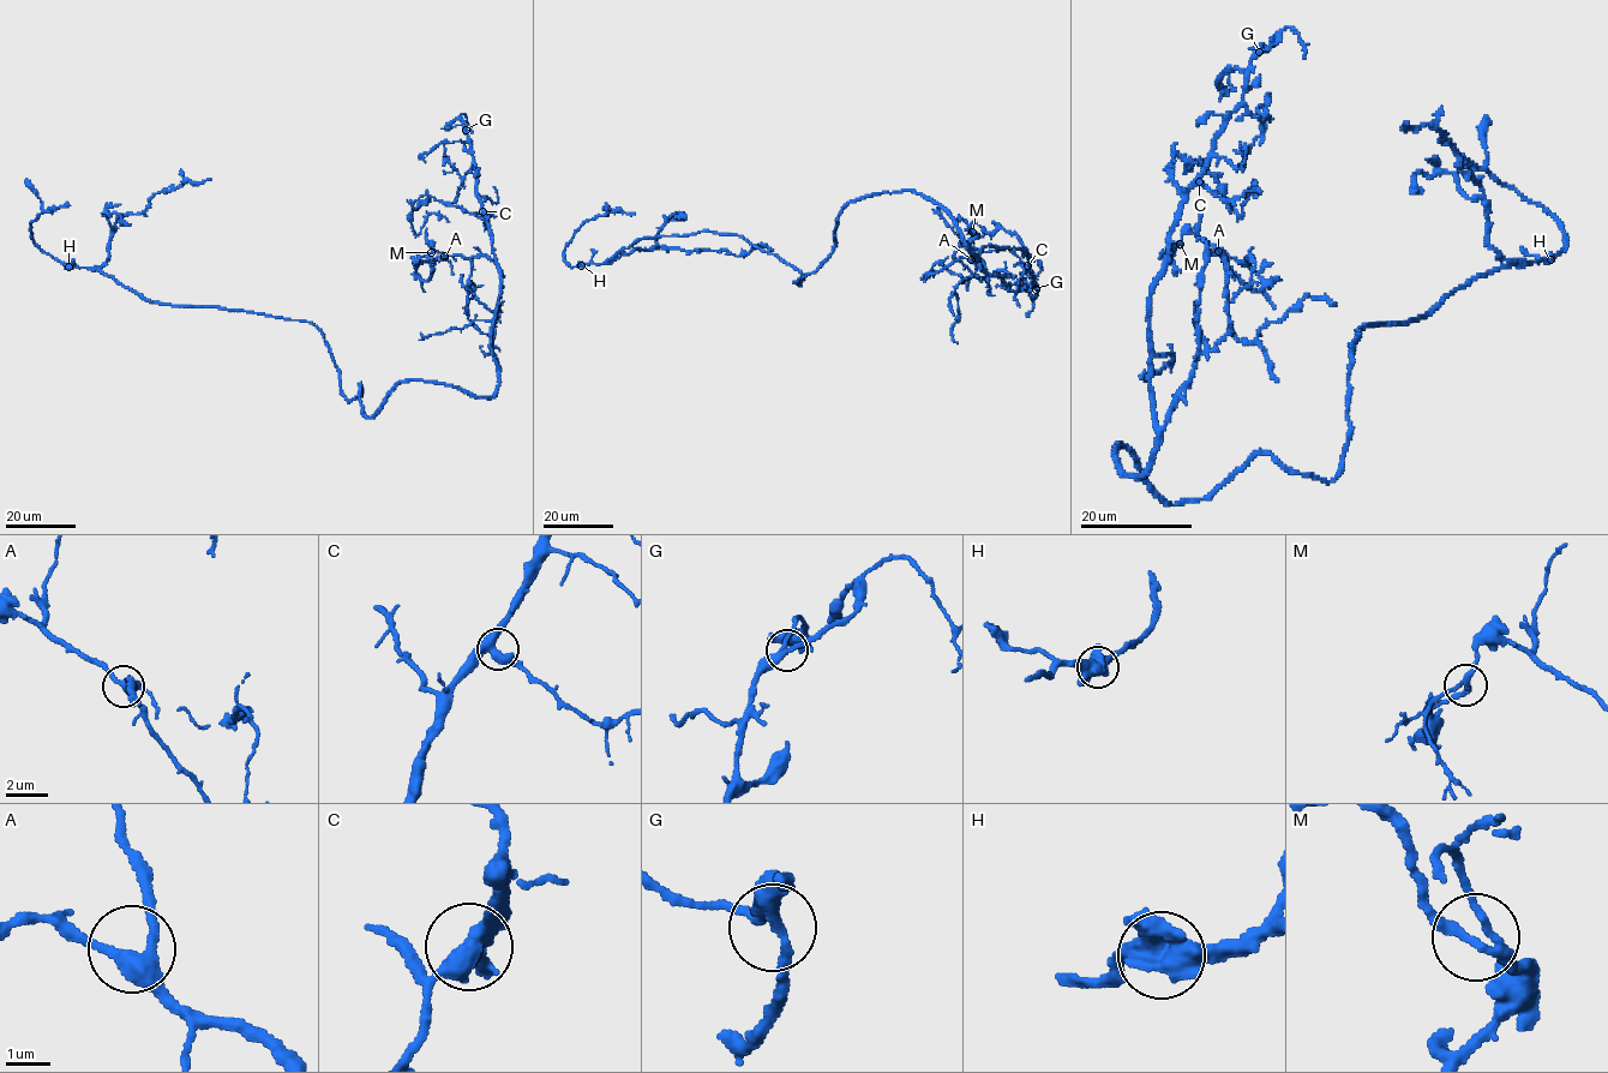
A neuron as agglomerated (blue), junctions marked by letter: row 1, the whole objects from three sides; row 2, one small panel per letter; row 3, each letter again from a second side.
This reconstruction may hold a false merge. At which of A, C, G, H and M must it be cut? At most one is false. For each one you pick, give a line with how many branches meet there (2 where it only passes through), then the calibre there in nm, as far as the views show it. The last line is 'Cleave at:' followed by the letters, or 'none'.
Cleave at: none

